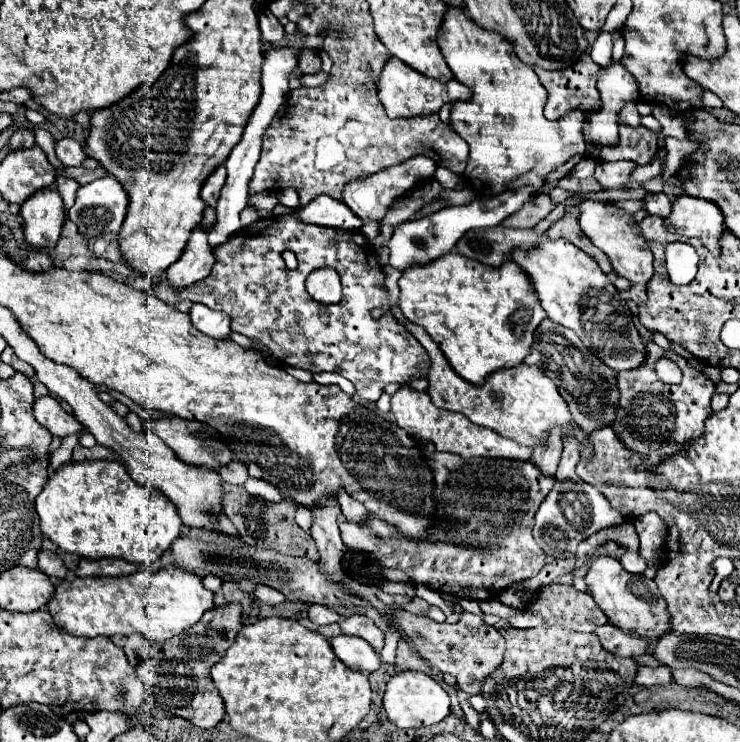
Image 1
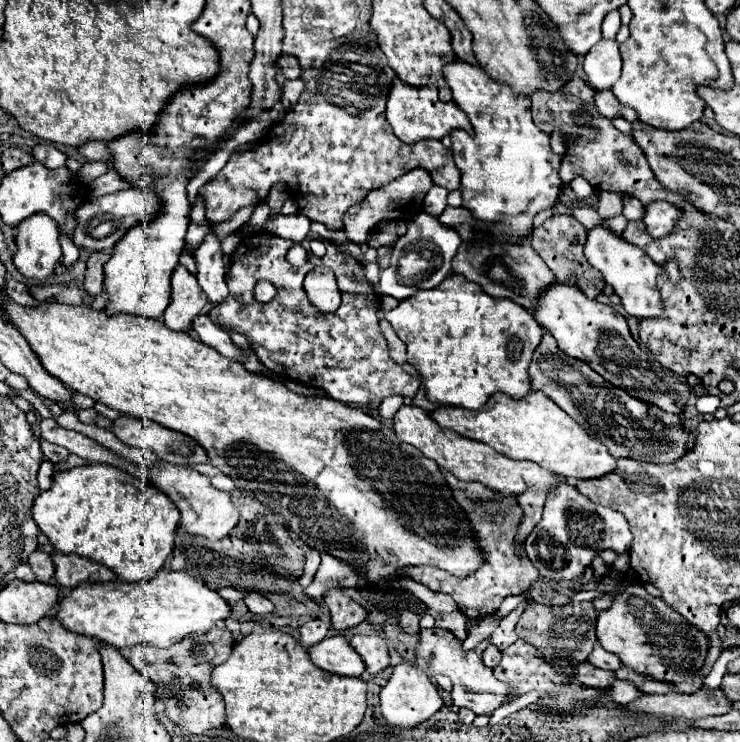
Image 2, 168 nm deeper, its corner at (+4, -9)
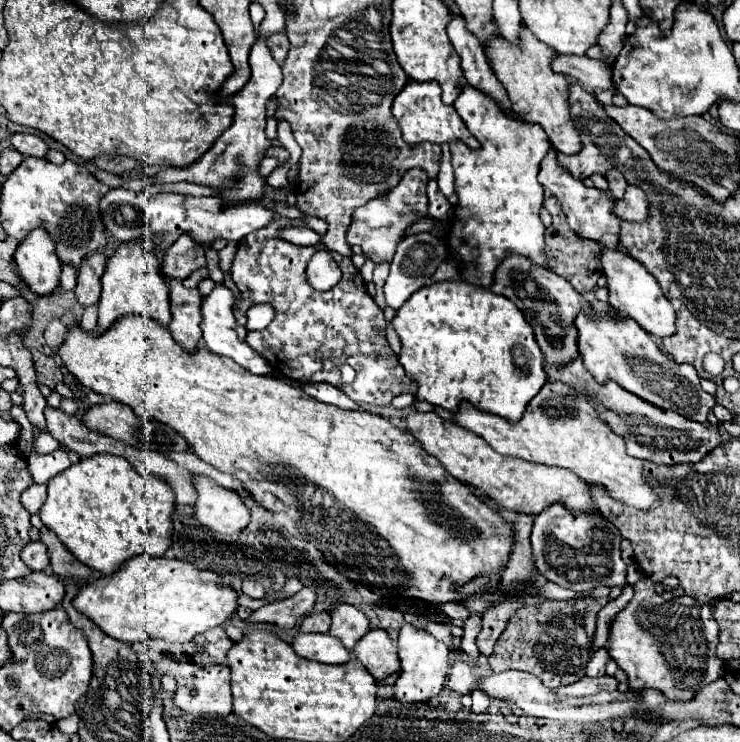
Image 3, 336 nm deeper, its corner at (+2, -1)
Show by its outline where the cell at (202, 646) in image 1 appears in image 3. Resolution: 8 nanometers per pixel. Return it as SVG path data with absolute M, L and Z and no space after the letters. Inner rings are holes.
M211 628L199 636L195 636L189 644L183 646L181 654L157 654L151 652L151 662L155 668L163 668L163 672L171 672L177 680L175 704L183 712L191 714L231 714L231 688L229 688L229 664L227 652L233 646L225 630Z

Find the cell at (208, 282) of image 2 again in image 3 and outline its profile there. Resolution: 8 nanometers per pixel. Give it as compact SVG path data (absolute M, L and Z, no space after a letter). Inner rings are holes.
M223 284L215 286L215 290L203 300L203 306L201 306L201 314L203 314L203 322L201 322L201 328L203 328L203 340L205 340L205 346L207 350L219 354L219 356L227 356L231 360L235 360L239 366L247 368L249 372L253 374L259 374L259 376L267 376L271 374L271 366L267 364L267 360L263 360L263 356L259 356L247 342L245 342L245 334L247 330L243 326L239 326L235 322L235 316L233 316L234 295L229 288L225 288Z

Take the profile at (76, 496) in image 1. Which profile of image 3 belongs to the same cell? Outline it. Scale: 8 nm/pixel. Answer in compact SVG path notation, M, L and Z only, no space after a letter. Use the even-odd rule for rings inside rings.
M91 456L81 458L77 464L71 464L65 472L53 476L47 482L47 500L39 510L41 522L59 536L59 540L67 546L67 550L89 568L111 574L115 572L125 560L147 554L147 556L163 556L165 550L171 546L173 534L173 516L175 510L175 494L163 480L157 476L143 476L135 472L127 460L119 456Z

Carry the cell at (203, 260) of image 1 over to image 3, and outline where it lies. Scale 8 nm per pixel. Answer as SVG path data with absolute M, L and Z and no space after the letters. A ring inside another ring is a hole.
M169 280L169 304L173 320L169 332L185 352L203 348L201 334L201 296L197 288L185 288L183 280Z

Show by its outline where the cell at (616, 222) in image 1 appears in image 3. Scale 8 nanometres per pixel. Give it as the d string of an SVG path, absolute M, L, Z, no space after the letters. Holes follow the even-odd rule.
M603 250L601 262L603 262L603 272L607 276L607 290L609 290L607 304L613 308L615 312L613 316L631 318L643 330L647 330L649 334L655 334L657 338L673 336L675 334L675 310L671 302L663 296L657 280L645 270L645 266L619 250Z

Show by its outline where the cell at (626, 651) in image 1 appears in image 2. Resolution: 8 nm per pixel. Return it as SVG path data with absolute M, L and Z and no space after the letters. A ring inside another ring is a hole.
M597 644L597 648L593 648L593 652L589 654L587 658L591 664L595 664L597 668L603 668L603 670L619 670L621 668L621 660L617 660L617 656L611 656L611 652L605 652L605 648L601 648Z

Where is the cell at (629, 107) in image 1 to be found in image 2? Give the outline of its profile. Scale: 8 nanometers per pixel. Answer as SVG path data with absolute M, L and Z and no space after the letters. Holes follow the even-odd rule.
M595 92L595 106L609 120L615 120L621 114L621 102L613 96L613 92Z

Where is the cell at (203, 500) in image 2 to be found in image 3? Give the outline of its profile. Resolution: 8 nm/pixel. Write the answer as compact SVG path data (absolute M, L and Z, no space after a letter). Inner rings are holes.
M195 476L195 488L199 494L195 504L195 518L203 526L219 534L235 534L247 528L251 520L249 508L243 504L237 492L221 488L207 476Z

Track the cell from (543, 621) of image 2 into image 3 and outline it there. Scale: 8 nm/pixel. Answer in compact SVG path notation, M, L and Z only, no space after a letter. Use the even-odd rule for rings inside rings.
M585 598L585 600L541 600L533 606L523 606L509 620L507 628L495 644L495 652L489 656L493 672L523 670L535 674L547 688L559 688L577 682L585 676L585 666L595 638L597 612L609 602L609 598Z

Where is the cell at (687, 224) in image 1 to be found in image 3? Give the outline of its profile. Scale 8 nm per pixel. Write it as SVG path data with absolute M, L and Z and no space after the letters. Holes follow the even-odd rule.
M627 186L625 196L615 200L615 216L621 220L631 220L631 222L643 222L647 220L647 198L645 192L637 186Z

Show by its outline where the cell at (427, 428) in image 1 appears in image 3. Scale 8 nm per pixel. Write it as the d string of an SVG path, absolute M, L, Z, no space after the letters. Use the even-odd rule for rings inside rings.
M435 412L411 414L407 418L407 430L423 444L431 456L443 464L451 476L455 476L455 480L477 488L481 496L491 498L503 510L537 516L551 504L563 504L567 510L571 510L571 514L599 514L599 506L591 498L589 488L573 472L503 456L495 452L481 436L441 420Z

